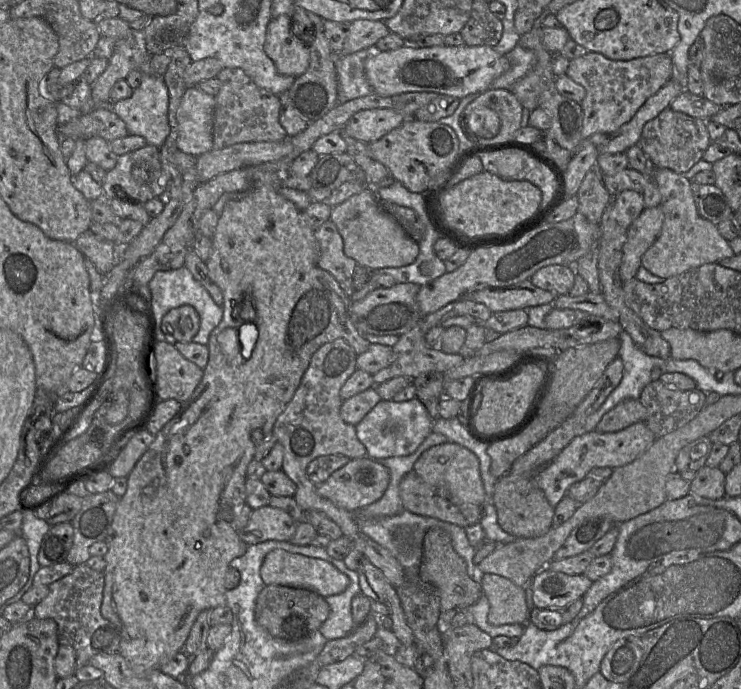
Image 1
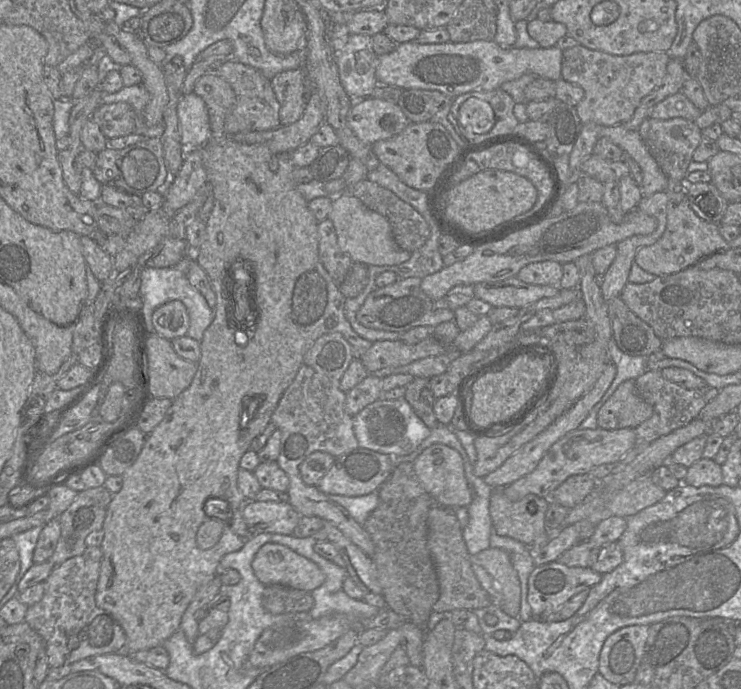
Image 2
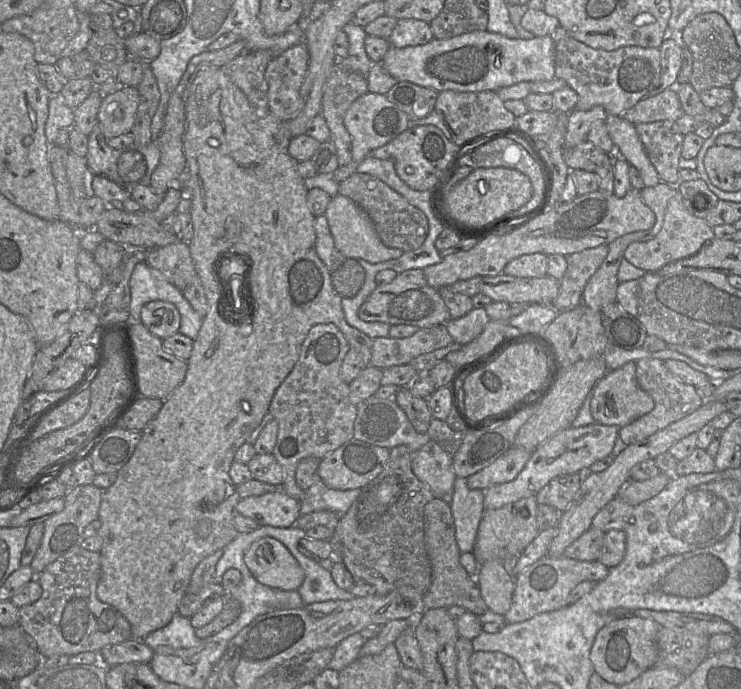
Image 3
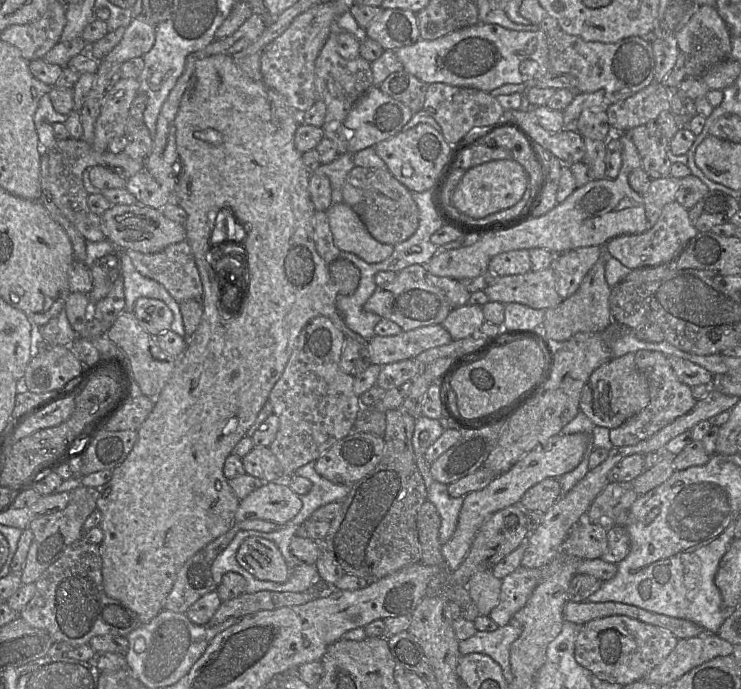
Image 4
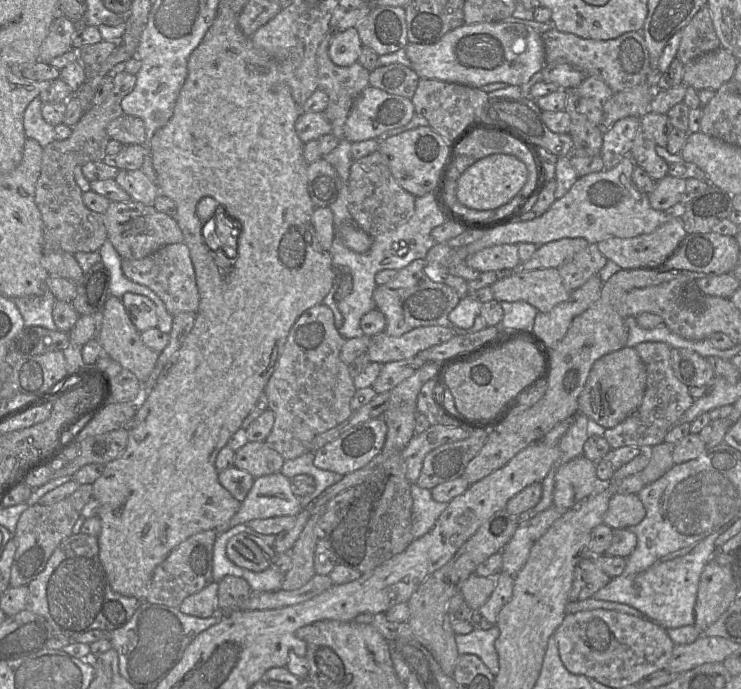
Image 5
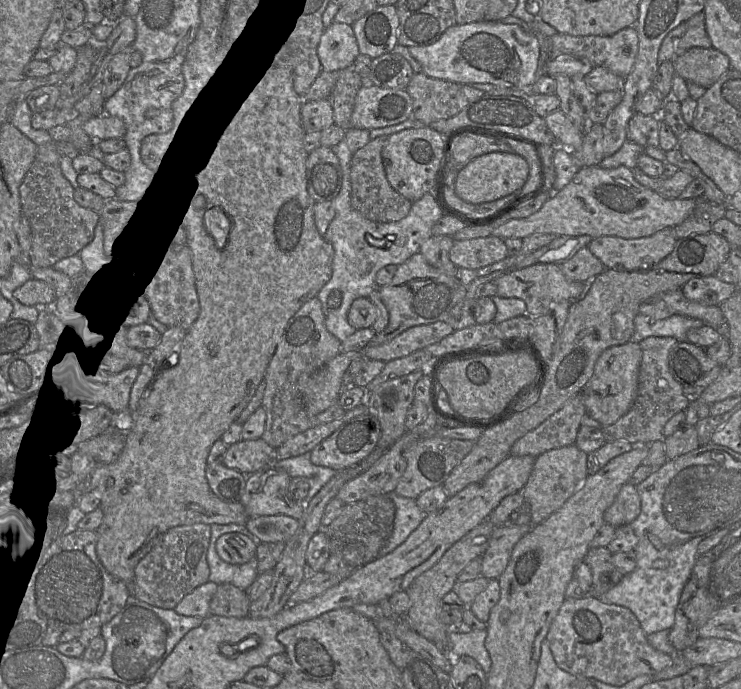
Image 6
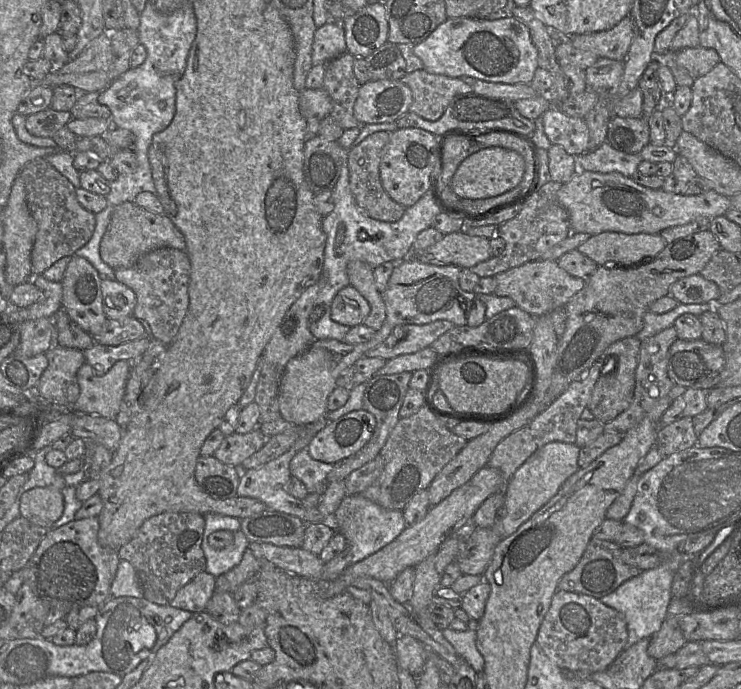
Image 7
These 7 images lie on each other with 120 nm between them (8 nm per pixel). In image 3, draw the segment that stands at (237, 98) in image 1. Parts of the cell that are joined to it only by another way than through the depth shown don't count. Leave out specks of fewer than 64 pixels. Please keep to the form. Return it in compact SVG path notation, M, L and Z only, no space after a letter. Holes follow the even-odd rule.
M270 50L246 51L221 67L247 96L259 116L266 116L270 112L265 71L273 56Z

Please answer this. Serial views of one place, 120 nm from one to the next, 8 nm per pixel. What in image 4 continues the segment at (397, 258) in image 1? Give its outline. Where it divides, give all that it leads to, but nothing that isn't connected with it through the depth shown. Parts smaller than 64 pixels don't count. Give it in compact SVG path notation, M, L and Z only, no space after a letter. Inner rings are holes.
M335 203L326 211L334 244L341 252L350 252L367 263L378 263L388 258L394 251L394 246L383 244L372 237L357 213L346 203Z

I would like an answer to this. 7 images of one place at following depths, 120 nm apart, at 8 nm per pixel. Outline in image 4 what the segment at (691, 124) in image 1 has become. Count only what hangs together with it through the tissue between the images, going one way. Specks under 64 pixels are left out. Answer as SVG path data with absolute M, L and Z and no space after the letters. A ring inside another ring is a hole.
M655 121L631 129L629 136L641 157L642 168L651 179L670 175L672 162L667 156L670 140Z

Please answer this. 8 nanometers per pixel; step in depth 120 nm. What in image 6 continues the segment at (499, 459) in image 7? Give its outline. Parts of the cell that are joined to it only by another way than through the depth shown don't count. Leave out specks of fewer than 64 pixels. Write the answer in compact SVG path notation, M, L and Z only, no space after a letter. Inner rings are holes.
M580 393L569 399L537 428L518 439L510 455L537 457L549 450L575 444L585 414L583 395Z

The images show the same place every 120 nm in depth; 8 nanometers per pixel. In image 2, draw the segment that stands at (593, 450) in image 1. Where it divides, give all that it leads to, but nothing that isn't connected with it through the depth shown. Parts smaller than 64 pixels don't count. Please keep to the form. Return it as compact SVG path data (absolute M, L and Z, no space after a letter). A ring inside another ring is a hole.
M597 427L574 430L555 442L531 473L501 490L511 501L519 501L528 494L551 500L553 492L570 476L589 474L602 464L618 463L636 445L637 437L633 428L606 430Z

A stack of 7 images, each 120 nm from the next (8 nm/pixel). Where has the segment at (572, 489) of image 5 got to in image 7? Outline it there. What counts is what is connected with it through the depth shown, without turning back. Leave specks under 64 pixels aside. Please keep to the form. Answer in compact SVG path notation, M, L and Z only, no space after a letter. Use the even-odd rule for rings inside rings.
M550 442L533 453L507 483L504 507L498 510L498 519L492 529L502 538L510 536L546 505L564 482L580 468L579 452L576 443Z

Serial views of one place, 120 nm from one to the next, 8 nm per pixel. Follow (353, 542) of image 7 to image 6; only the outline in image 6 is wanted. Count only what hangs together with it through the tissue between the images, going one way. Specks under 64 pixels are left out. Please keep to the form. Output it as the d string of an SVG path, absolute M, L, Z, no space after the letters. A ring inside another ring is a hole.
M394 492L385 494L393 500L396 513L392 533L383 545L380 556L402 544L427 516L415 499L399 496Z

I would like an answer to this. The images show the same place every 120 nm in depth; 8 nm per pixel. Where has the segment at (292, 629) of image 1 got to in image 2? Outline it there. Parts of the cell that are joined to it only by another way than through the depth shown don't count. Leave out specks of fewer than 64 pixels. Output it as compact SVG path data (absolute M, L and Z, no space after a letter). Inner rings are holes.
M282 585L266 586L262 595L263 608L274 615L309 612L314 601L311 592Z

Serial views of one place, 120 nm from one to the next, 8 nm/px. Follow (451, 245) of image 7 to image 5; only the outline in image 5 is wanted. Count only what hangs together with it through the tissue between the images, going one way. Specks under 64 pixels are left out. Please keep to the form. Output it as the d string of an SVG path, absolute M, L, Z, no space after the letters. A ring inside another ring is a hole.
M516 244L484 248L466 259L466 264L479 272L510 271L520 263Z

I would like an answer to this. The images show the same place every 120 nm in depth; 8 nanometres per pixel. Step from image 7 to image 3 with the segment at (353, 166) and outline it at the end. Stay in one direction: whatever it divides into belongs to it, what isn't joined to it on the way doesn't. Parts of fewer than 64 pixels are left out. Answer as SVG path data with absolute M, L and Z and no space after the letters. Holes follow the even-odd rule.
M355 172L340 182L339 194L353 200L368 214L385 246L408 252L417 250L423 245L429 232L427 217L379 178L371 174Z

